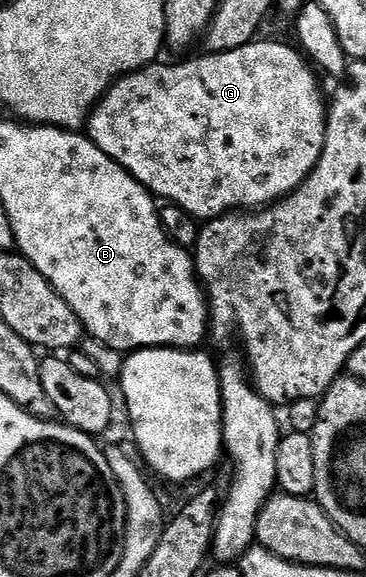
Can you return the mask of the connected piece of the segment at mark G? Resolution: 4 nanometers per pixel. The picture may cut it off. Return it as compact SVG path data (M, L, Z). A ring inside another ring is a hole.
M247 42L242 48L224 50L220 54L204 52L201 58L192 58L189 62L180 62L177 66L160 66L153 64L134 70L124 77L116 79L112 87L96 104L91 117L86 123L86 133L106 156L110 156L126 172L141 182L157 199L173 206L186 208L198 220L221 218L229 212L252 212L257 208L270 206L288 195L295 193L301 184L314 172L322 150L326 144L328 127L328 106L324 94L320 91L320 82L316 79L317 71L310 65L309 59L295 45L287 46L284 42Z

